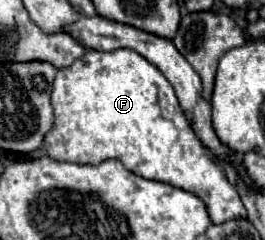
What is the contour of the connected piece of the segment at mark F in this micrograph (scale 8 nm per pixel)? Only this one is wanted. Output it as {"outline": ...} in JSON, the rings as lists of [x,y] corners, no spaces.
{"outline":[[[89,49],[71,67],[57,71],[51,103],[55,125],[43,141],[43,149],[51,159],[77,165],[99,165],[107,159],[119,159],[135,175],[173,183],[201,195],[213,223],[245,217],[237,189],[195,137],[173,87],[137,51],[115,49],[105,53]]]}

